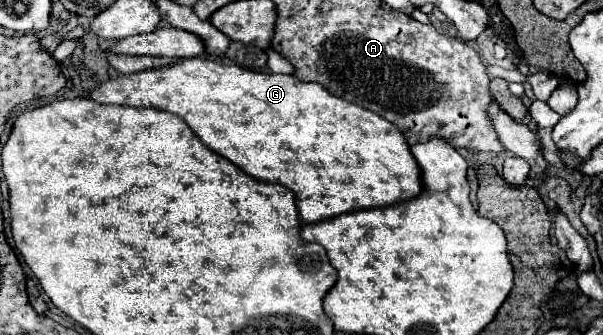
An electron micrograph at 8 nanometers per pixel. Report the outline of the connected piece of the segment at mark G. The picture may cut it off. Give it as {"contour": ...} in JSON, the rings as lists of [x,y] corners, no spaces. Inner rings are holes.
{"contour":[[[187,58],[175,66],[107,80],[91,92],[91,98],[99,104],[151,106],[181,116],[205,146],[231,160],[245,174],[263,182],[277,182],[293,190],[299,216],[305,224],[321,222],[353,210],[393,206],[397,202],[413,200],[423,192],[417,160],[395,124],[371,110],[343,98],[335,98],[321,84],[301,82],[293,74],[263,74],[237,64],[223,64],[213,58]]]}

